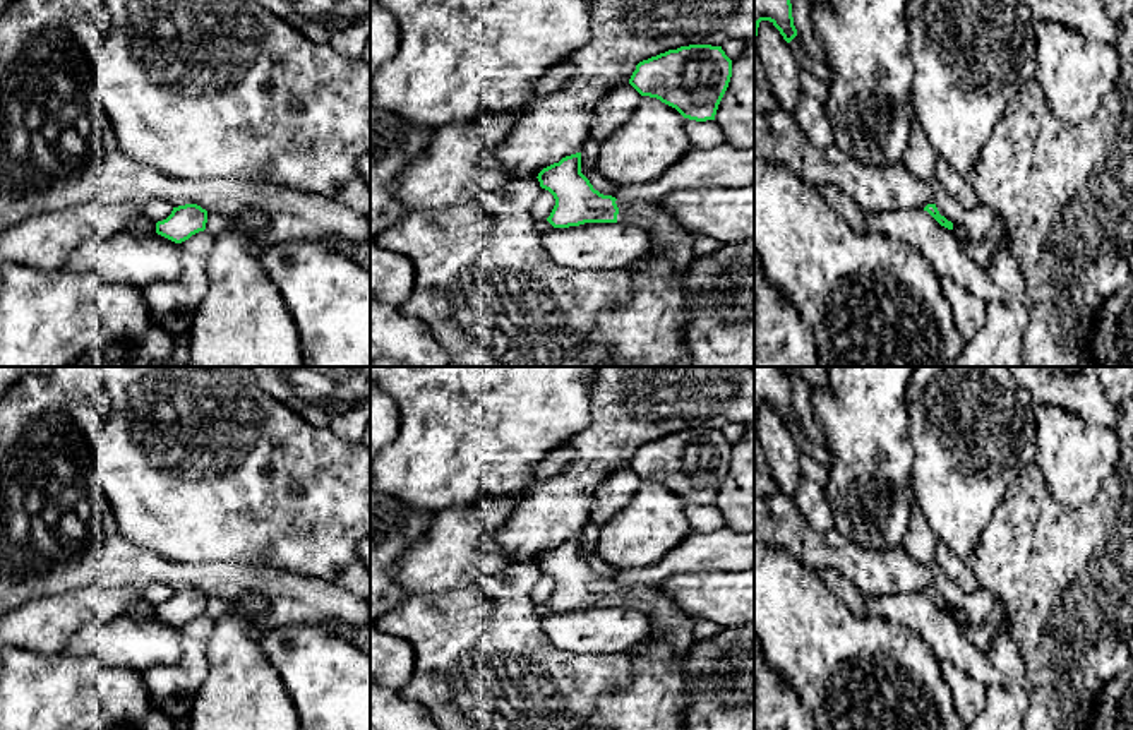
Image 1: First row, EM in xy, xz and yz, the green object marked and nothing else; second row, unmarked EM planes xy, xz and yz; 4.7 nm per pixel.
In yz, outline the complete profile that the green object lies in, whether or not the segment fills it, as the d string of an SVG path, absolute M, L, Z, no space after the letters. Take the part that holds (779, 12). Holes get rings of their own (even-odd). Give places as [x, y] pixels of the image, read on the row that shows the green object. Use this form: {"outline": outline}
{"outline": "M754 0L754 43L761 21L770 21L787 43L797 36L790 0Z"}

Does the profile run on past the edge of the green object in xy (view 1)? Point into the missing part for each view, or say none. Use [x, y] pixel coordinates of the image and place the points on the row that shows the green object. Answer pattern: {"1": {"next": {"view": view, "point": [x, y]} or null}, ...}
{"1": {"next": null}}

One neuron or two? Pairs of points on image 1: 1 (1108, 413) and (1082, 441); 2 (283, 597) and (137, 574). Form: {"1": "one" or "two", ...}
{"1": "two", "2": "one"}

